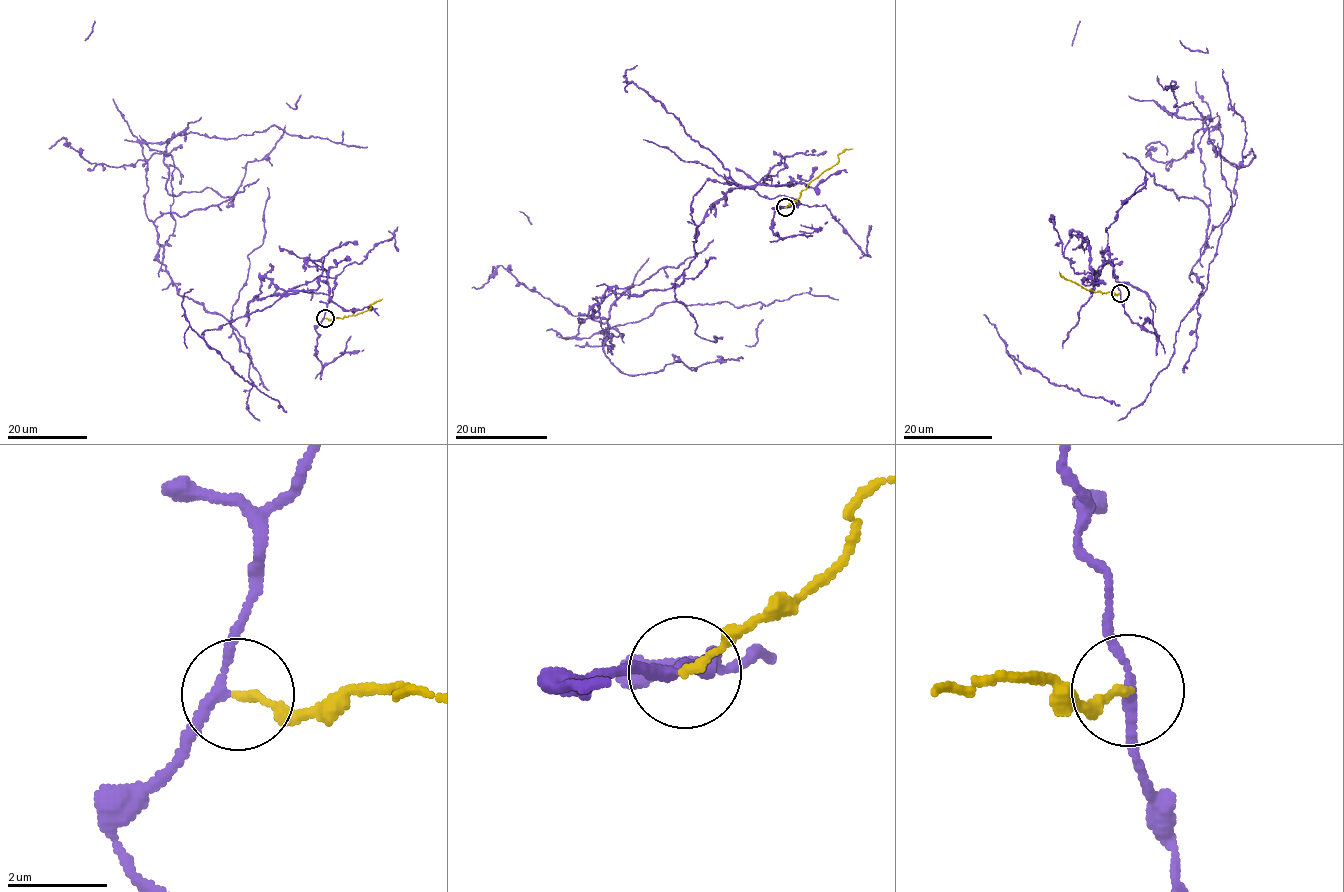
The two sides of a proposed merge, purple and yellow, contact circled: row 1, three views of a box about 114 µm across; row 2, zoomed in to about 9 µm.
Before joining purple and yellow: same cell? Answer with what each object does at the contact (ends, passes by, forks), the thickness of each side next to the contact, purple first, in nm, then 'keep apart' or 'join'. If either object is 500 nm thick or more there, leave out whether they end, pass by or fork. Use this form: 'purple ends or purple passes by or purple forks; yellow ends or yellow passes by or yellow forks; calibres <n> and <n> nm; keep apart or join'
purple passes by; yellow ends; calibres 180 and 150 nm; keep apart

